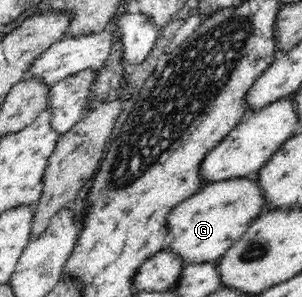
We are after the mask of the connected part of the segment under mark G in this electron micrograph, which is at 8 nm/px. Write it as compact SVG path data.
M256 175L229 178L219 182L204 182L199 192L180 202L167 217L167 247L178 254L185 264L217 261L265 211L265 197Z

